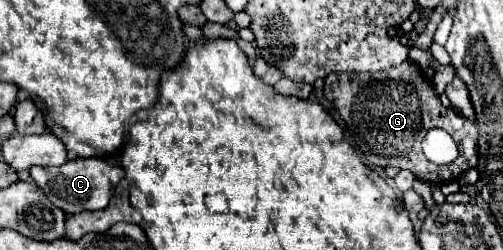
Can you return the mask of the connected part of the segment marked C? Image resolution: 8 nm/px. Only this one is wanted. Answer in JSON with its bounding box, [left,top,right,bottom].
[29,158,125,216]

